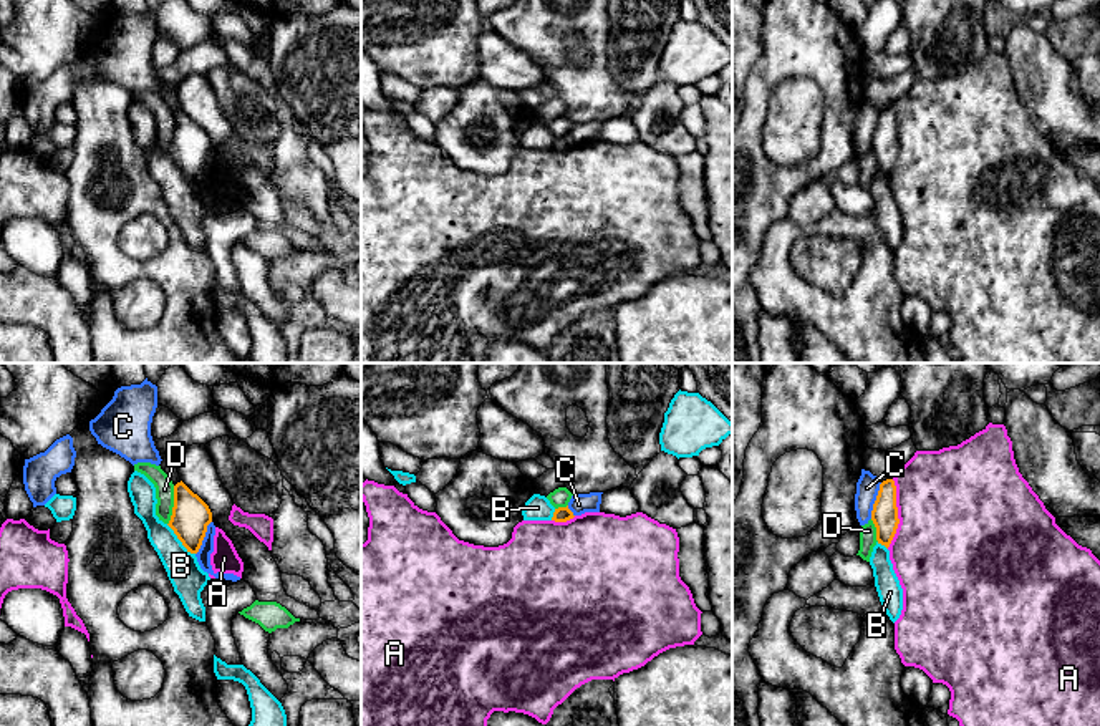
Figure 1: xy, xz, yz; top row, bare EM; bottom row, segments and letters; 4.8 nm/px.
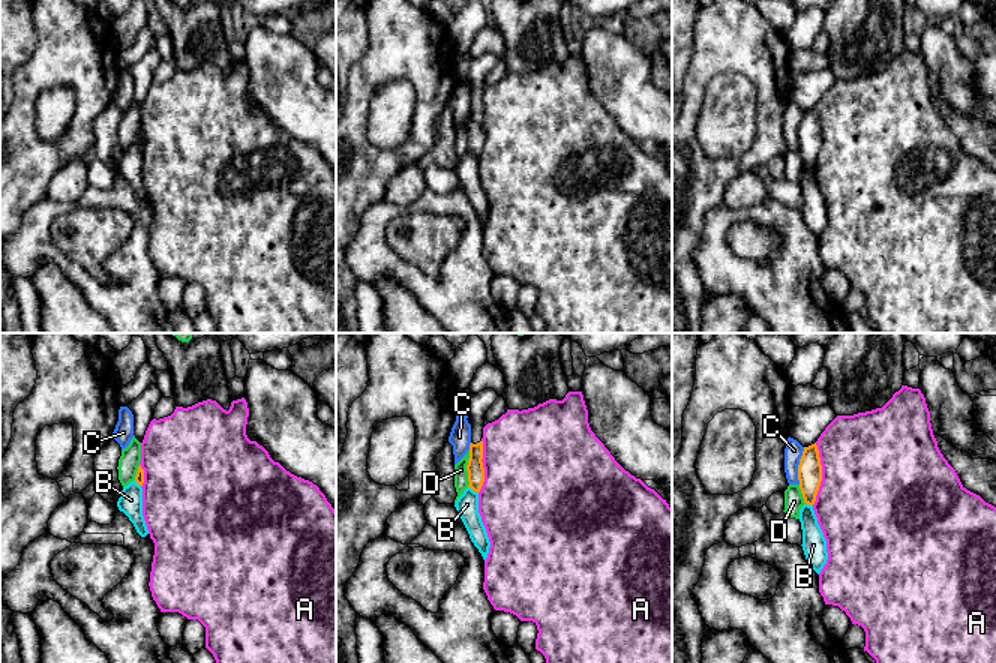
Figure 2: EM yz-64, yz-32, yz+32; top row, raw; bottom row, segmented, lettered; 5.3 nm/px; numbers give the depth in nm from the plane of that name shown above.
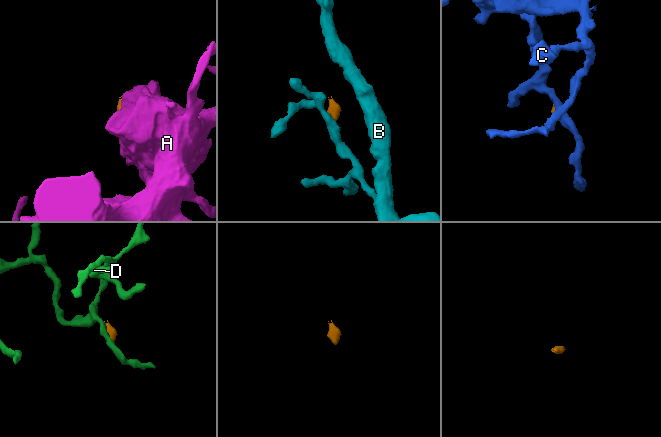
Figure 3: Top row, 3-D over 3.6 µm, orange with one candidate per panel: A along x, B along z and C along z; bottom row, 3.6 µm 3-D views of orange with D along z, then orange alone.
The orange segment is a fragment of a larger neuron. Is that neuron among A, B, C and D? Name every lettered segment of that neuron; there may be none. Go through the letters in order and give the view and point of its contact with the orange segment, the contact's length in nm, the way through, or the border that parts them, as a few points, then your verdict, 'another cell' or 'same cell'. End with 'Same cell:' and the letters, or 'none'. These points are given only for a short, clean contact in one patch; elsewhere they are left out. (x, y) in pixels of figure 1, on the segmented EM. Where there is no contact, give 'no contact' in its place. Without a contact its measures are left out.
A: yz (897, 514) | 340 nm | along yz (893, 479), (898, 527), (887, 547) | another cell
B: xy (179, 539) | 200 nm | along xy (166, 524), (194, 554) | another cell
C: yz (875, 501) | 190 nm | along yz (882, 483), (870, 517) | another cell
D: xy (174, 506) | 190 nm | along xy (174, 486), (174, 506), (168, 524) | another cell
Same cell: none

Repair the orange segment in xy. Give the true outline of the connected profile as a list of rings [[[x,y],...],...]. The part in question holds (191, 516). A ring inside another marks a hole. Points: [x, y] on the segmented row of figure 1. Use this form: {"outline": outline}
{"outline": [[[214,413],[199,414],[184,421],[171,436],[154,438],[154,446],[161,456],[161,469],[174,484],[174,507],[169,527],[191,554],[197,554],[212,522],[209,506],[194,494],[179,477],[177,457],[192,444],[207,444],[215,438],[229,436],[237,438],[227,424]]]}

